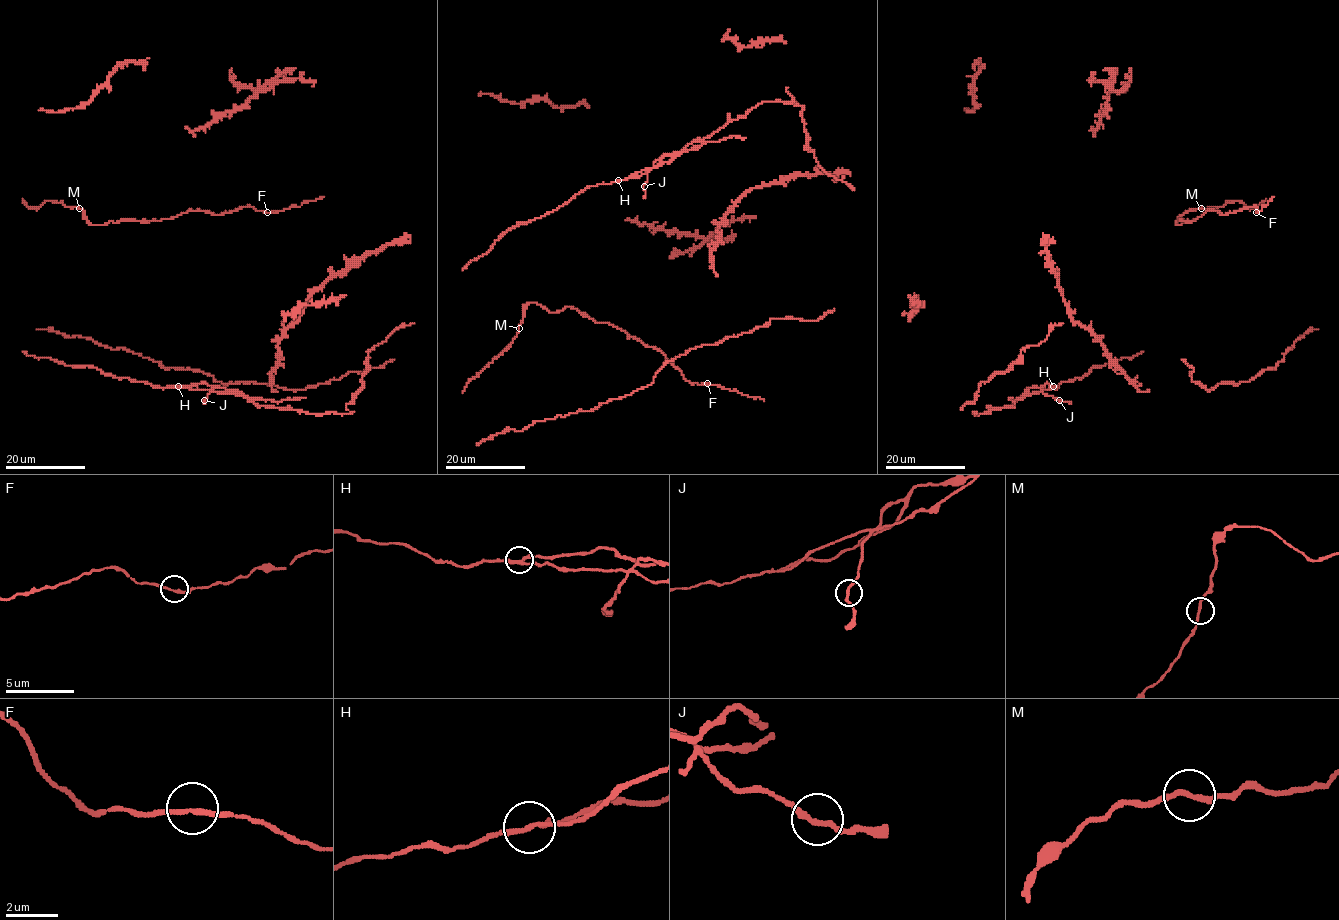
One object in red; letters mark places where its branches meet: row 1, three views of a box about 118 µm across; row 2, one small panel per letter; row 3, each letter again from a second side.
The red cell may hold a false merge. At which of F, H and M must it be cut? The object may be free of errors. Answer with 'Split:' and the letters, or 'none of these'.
Split: H

